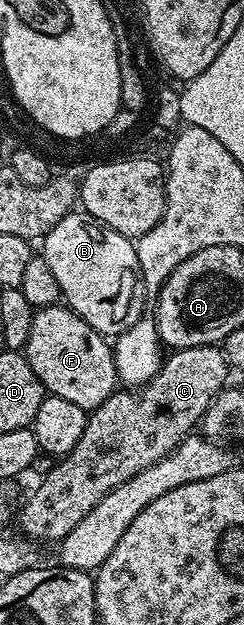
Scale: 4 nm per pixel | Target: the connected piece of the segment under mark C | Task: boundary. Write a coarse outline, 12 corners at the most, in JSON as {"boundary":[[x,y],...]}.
{"boundary":[[218,345],[175,349],[87,416],[16,525],[61,542],[171,453],[227,388]]}

